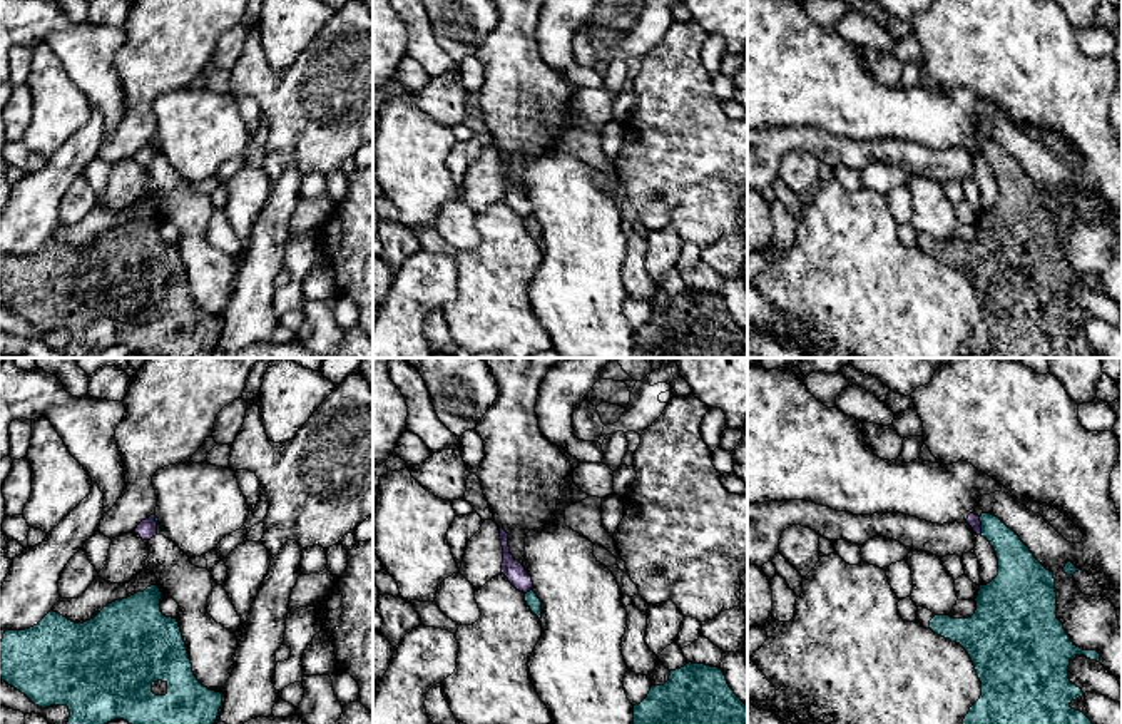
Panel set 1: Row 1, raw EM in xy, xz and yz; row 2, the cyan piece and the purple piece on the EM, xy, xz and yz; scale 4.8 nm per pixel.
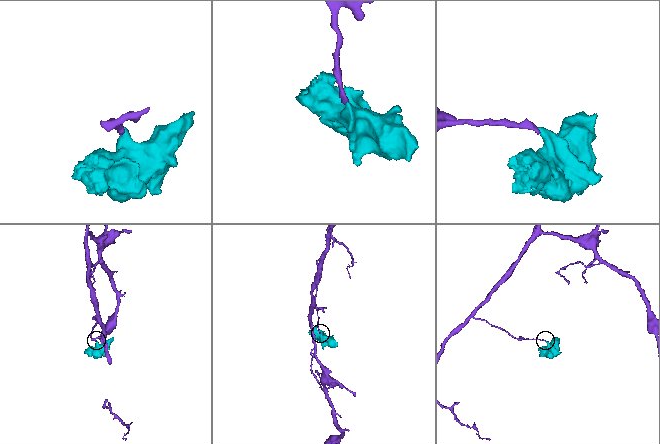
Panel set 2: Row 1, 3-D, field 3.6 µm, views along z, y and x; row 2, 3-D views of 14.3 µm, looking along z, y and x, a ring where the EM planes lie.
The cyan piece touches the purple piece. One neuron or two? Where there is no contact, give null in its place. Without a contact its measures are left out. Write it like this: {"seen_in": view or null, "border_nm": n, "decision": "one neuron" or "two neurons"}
{"seen_in": "yz", "border_nm": 90, "decision": "two neurons"}

